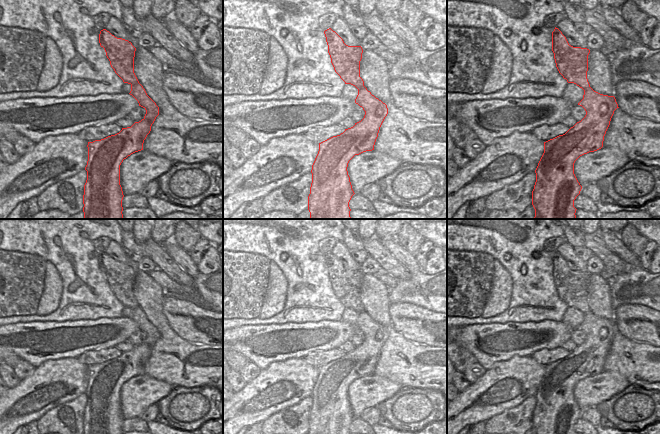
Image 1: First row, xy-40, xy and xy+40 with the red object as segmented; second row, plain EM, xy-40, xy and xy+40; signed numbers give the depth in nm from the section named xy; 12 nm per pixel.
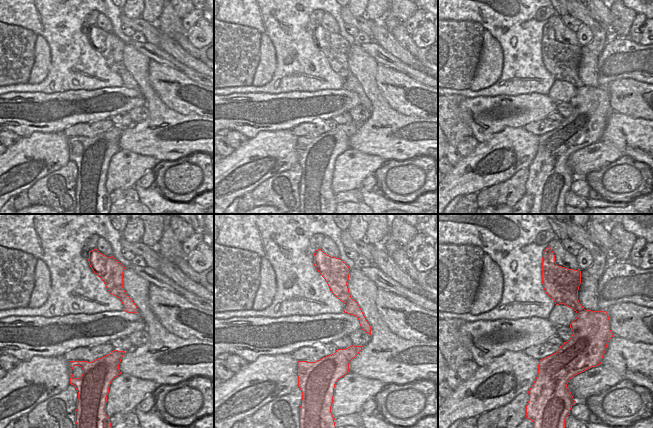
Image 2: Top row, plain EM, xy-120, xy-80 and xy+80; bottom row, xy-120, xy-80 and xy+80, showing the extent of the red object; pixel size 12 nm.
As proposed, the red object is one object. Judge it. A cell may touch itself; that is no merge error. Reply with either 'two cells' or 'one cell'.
two cells

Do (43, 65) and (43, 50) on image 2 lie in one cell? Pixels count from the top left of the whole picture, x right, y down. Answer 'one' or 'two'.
one

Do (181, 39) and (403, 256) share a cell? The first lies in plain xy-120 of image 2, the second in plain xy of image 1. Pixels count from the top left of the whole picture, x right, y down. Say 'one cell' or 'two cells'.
one cell

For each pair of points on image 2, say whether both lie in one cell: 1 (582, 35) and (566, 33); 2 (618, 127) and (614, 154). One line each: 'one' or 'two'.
1: two
2: two

